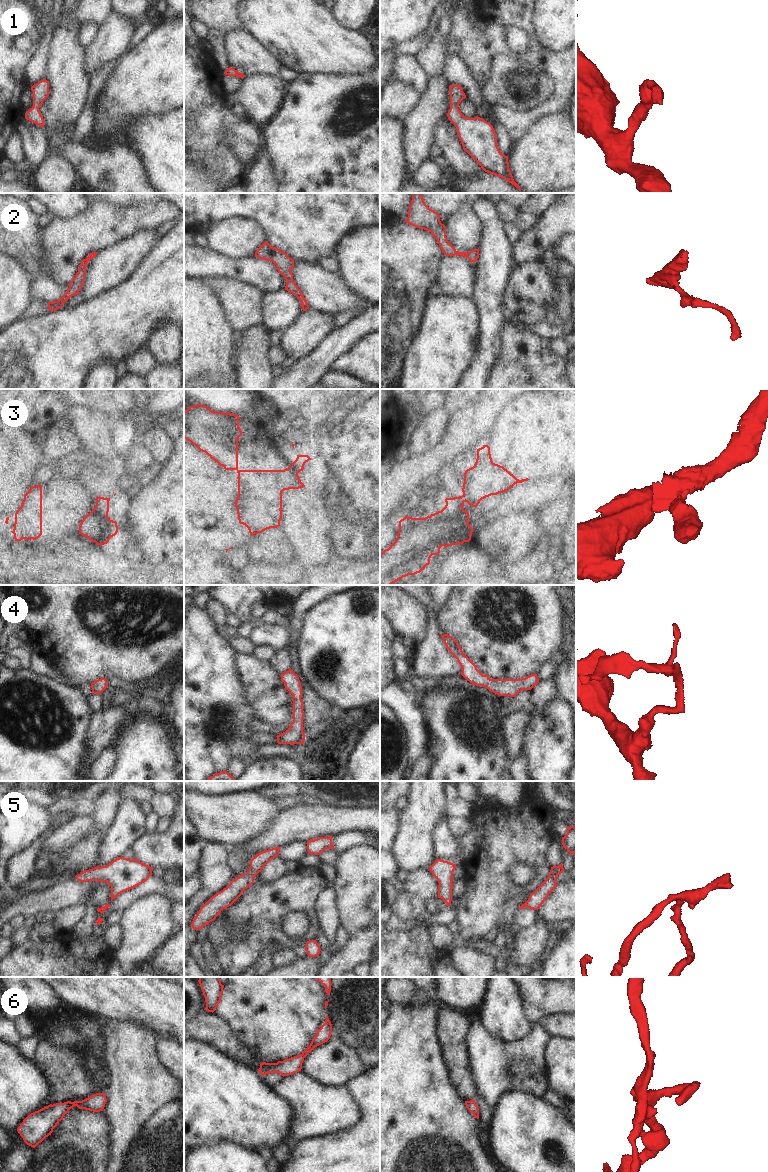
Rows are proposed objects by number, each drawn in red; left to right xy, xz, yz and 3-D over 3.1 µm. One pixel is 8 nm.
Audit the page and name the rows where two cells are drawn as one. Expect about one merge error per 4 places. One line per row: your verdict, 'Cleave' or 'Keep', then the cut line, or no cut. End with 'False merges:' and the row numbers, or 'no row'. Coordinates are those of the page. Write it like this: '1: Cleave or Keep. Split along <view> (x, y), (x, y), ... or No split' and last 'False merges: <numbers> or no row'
1: Keep. No split
2: Keep. No split
3: Cleave. Split along yz (455, 497), (462, 507)
4: Keep. No split
5: Keep. No split
6: Keep. No split
False merges: 3

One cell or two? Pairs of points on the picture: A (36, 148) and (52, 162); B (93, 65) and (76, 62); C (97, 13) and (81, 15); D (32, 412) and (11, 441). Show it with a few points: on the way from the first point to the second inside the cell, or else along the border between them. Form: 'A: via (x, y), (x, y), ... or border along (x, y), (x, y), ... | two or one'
A: border along (47, 158), (33, 171) | two
B: border along (84, 47), (84, 65), (90, 74) | two
C: via (93, 13), (85, 13) | one
D: border along (25, 430), (33, 434) | two

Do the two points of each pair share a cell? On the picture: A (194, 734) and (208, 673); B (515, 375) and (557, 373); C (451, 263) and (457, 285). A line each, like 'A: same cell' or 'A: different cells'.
A: same cell
B: same cell
C: same cell

